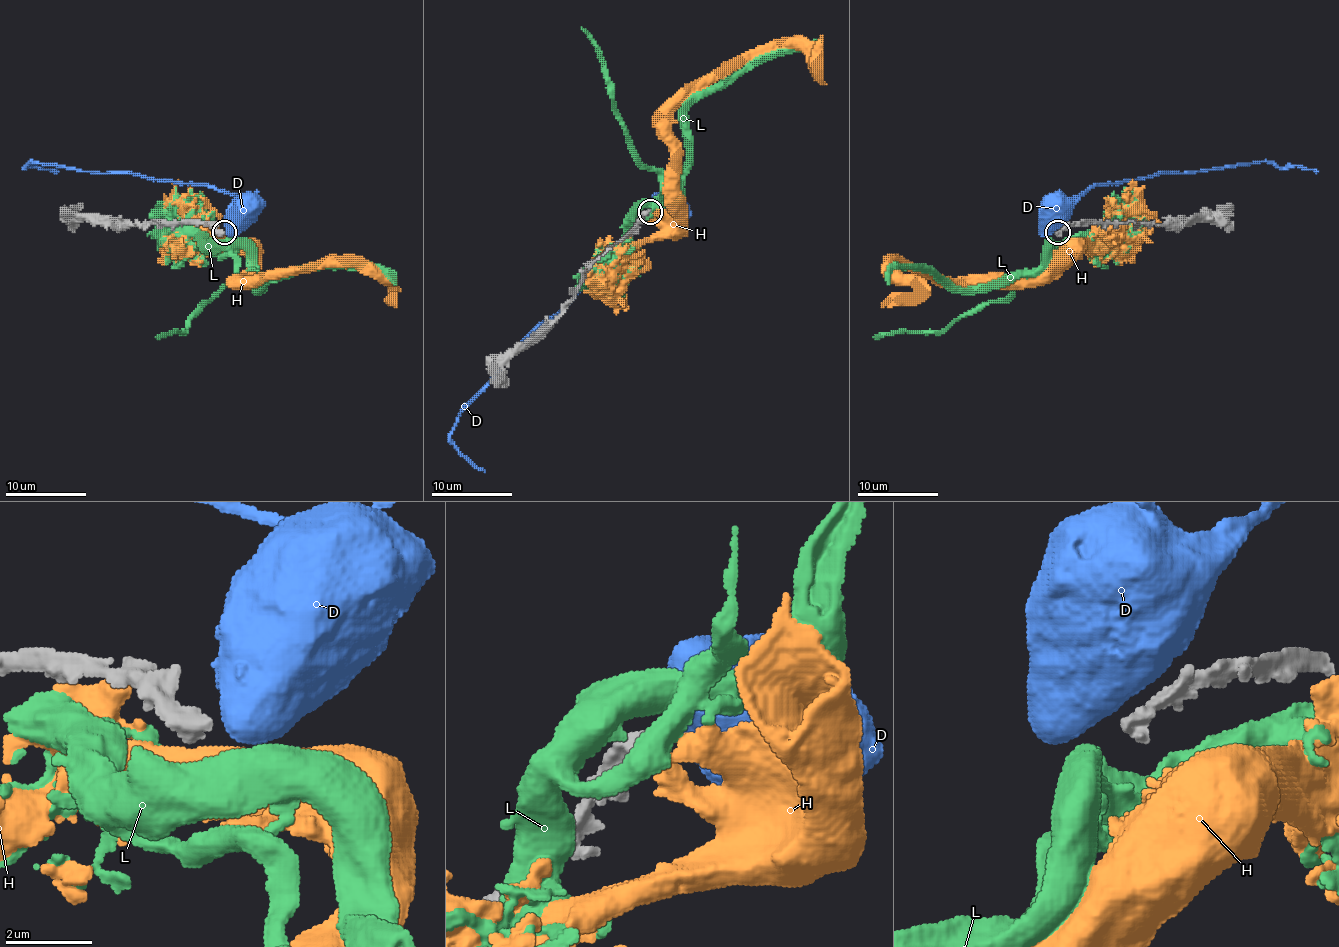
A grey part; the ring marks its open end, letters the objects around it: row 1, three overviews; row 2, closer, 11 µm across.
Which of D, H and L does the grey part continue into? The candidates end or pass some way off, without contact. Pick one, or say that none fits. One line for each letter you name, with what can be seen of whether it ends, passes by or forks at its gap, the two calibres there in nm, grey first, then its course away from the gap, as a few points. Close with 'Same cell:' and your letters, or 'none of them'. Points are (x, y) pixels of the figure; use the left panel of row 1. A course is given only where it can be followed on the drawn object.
Same cell: none of them

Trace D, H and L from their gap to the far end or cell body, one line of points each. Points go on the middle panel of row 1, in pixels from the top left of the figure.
D: (654, 207), (666, 217), (672, 213)
H: (650, 217), (666, 221), (672, 227)
L: (650, 205), (672, 203), (682, 193), (682, 167), (687, 163), (687, 110), (761, 61), (806, 49), (822, 41)

